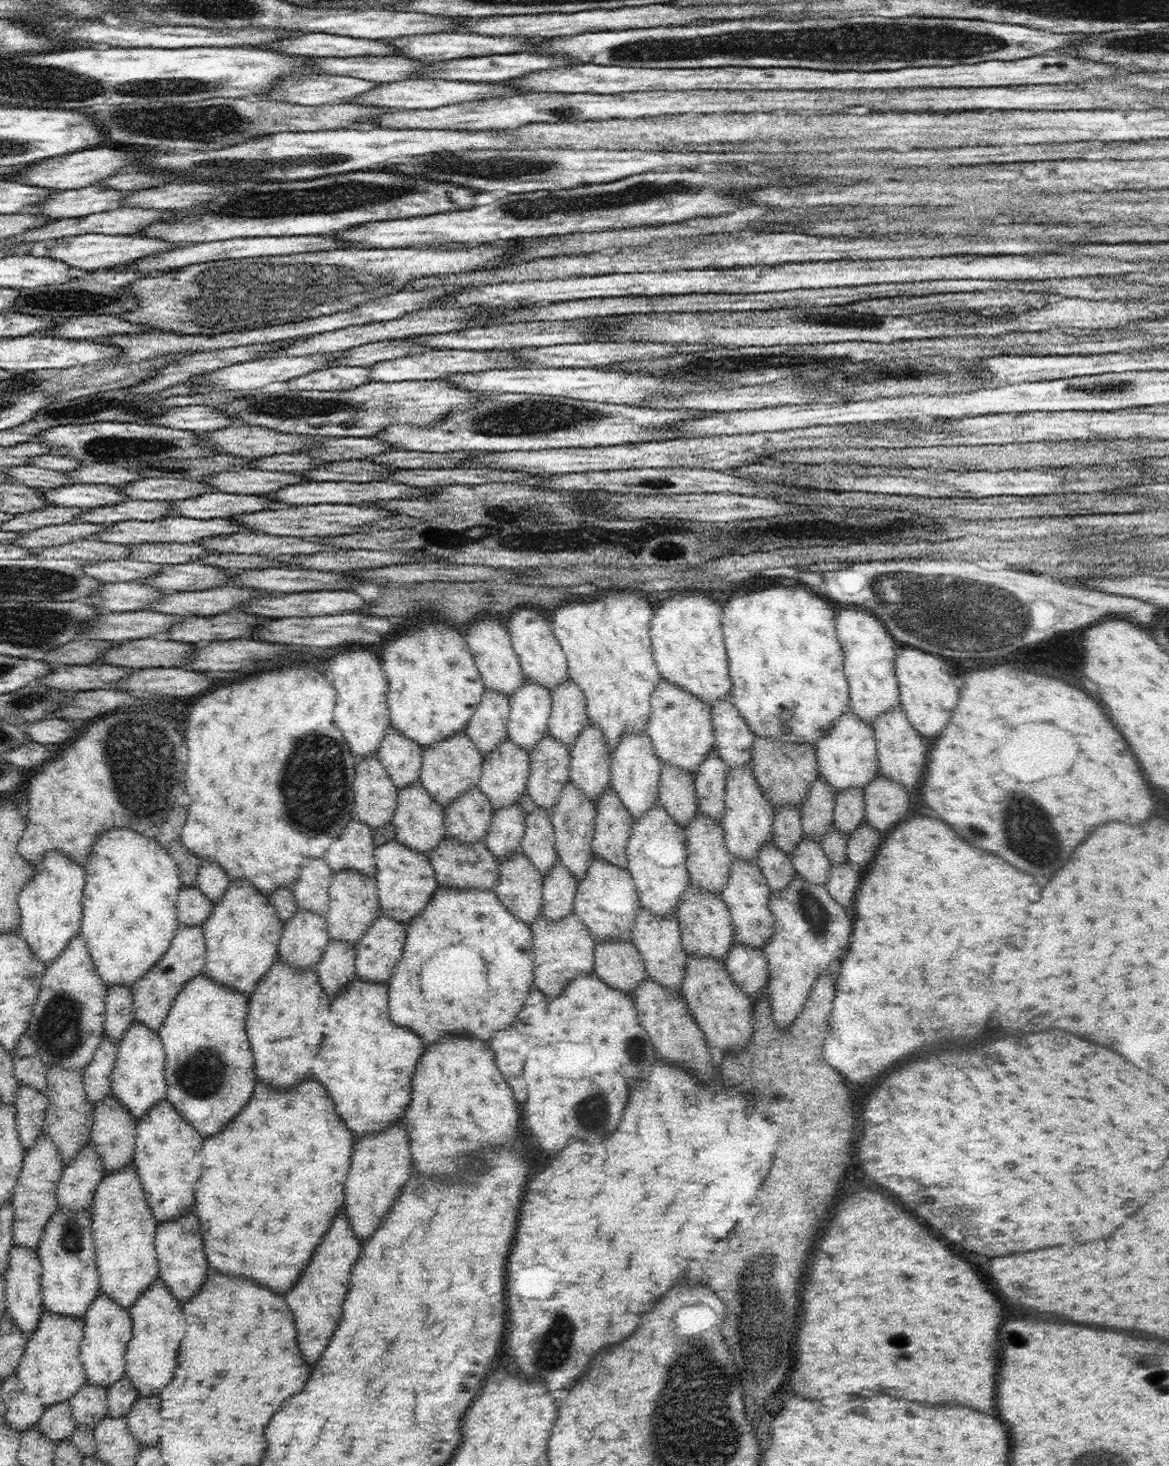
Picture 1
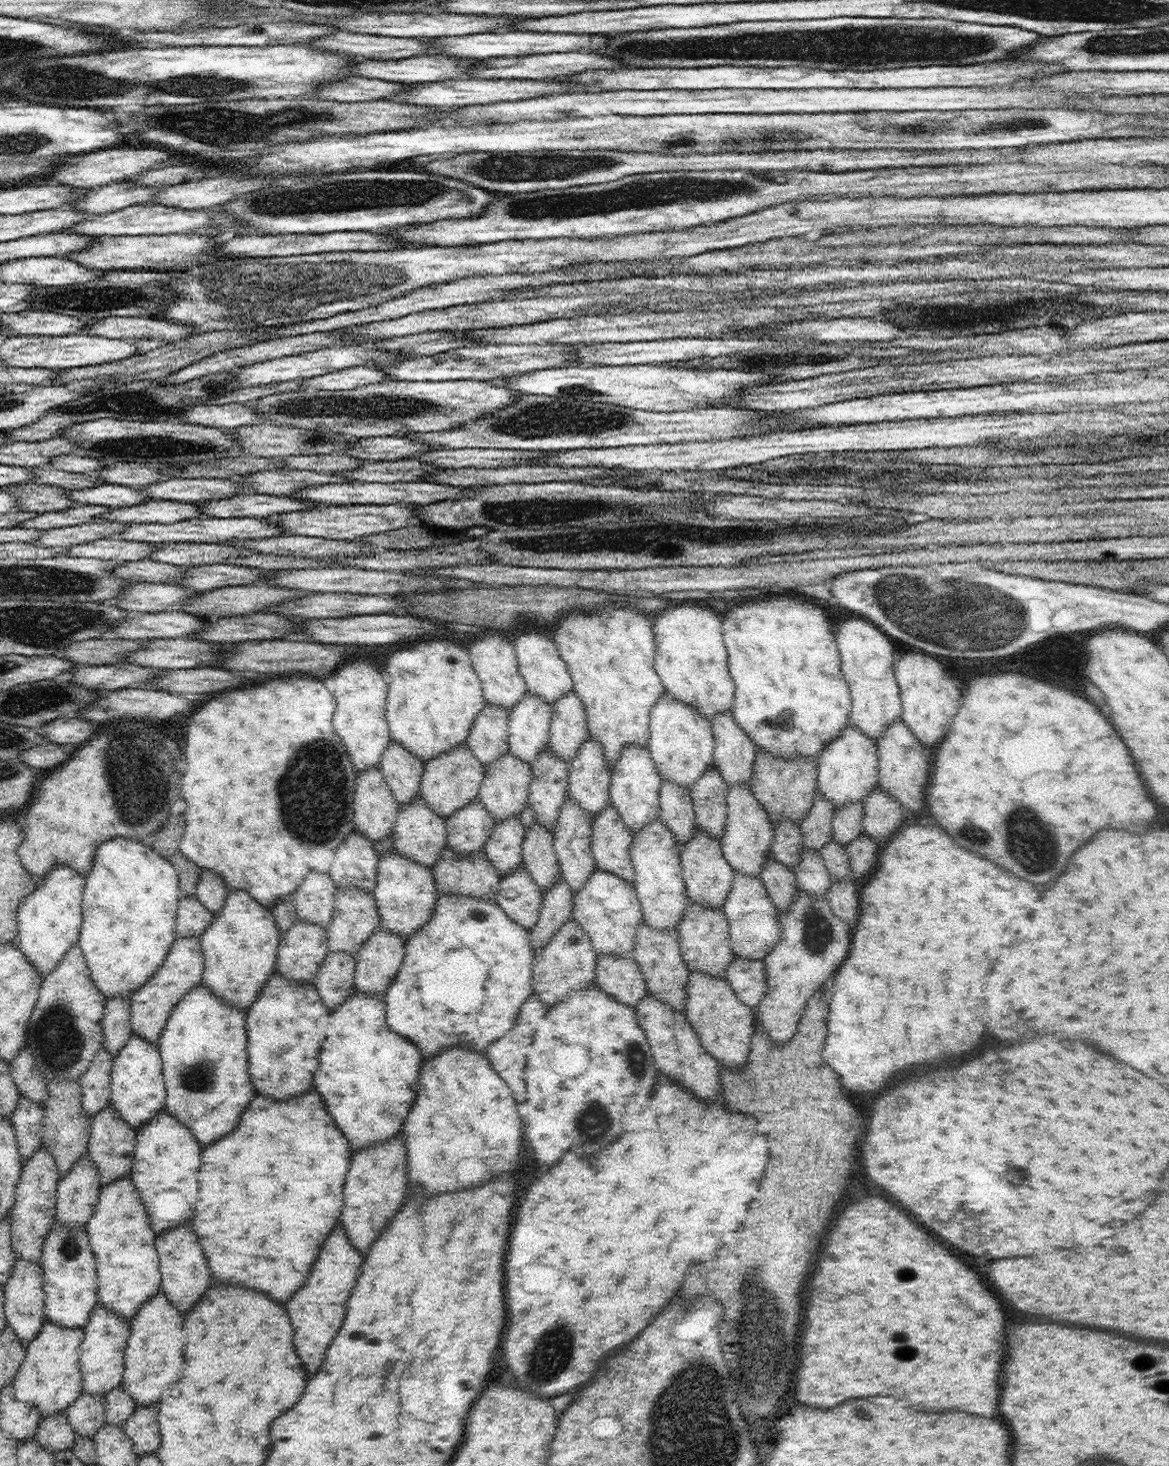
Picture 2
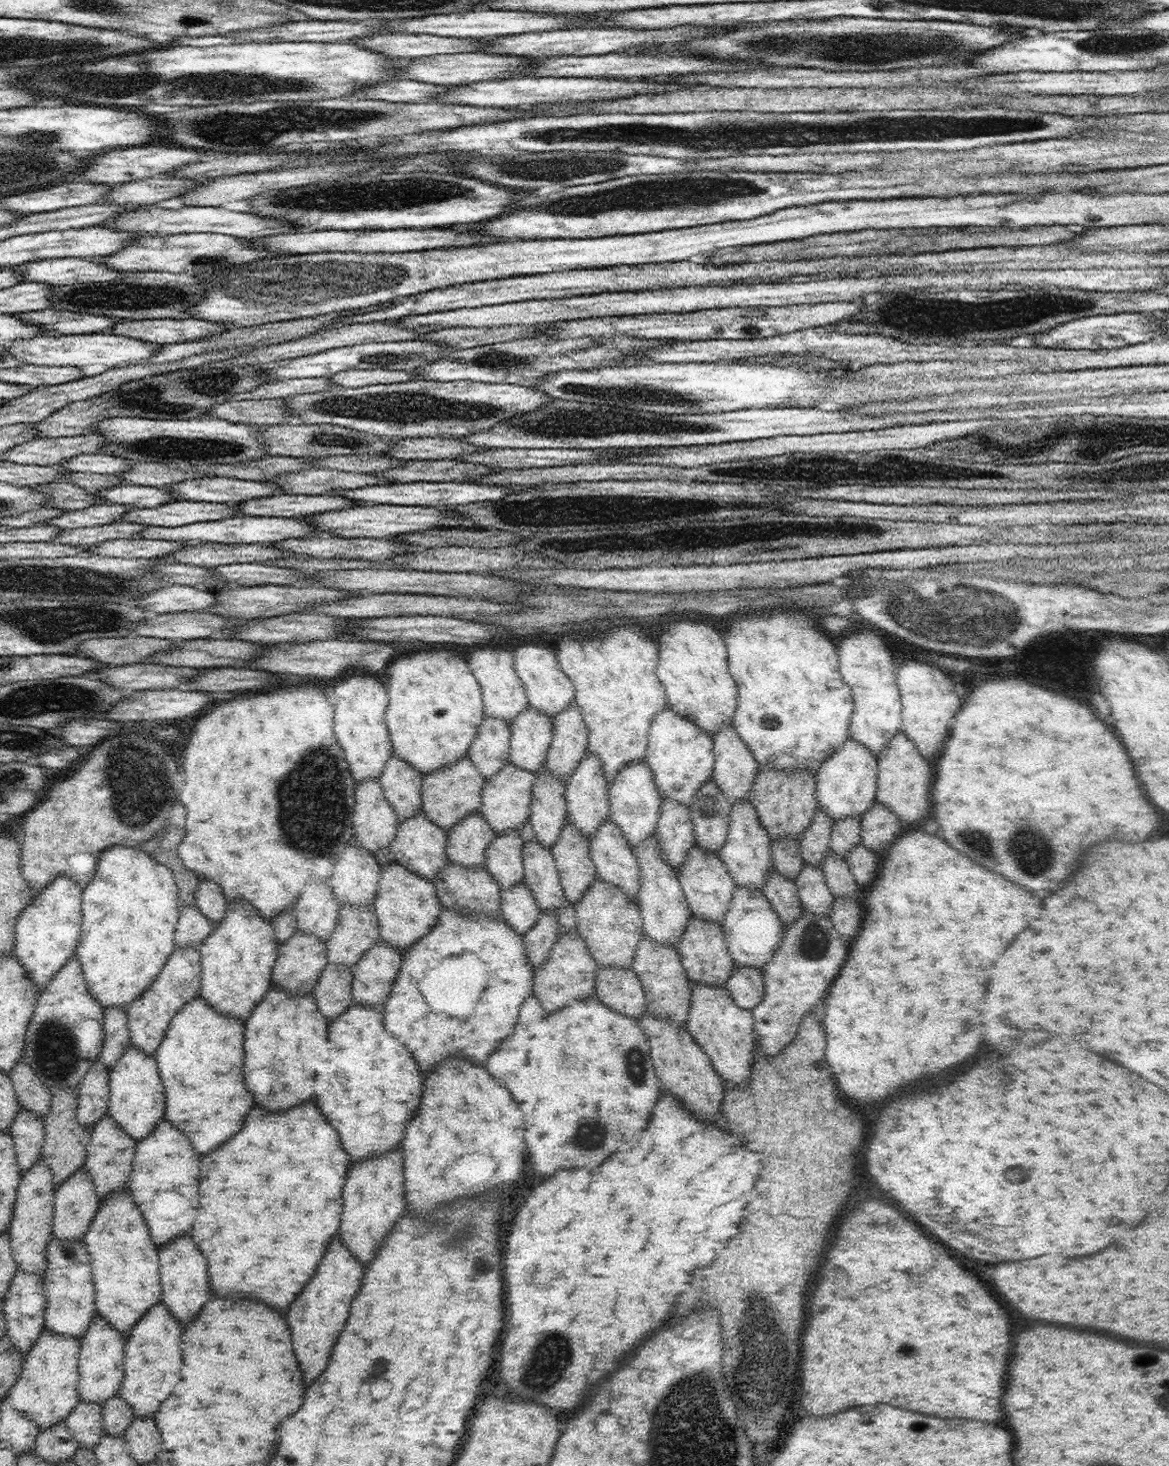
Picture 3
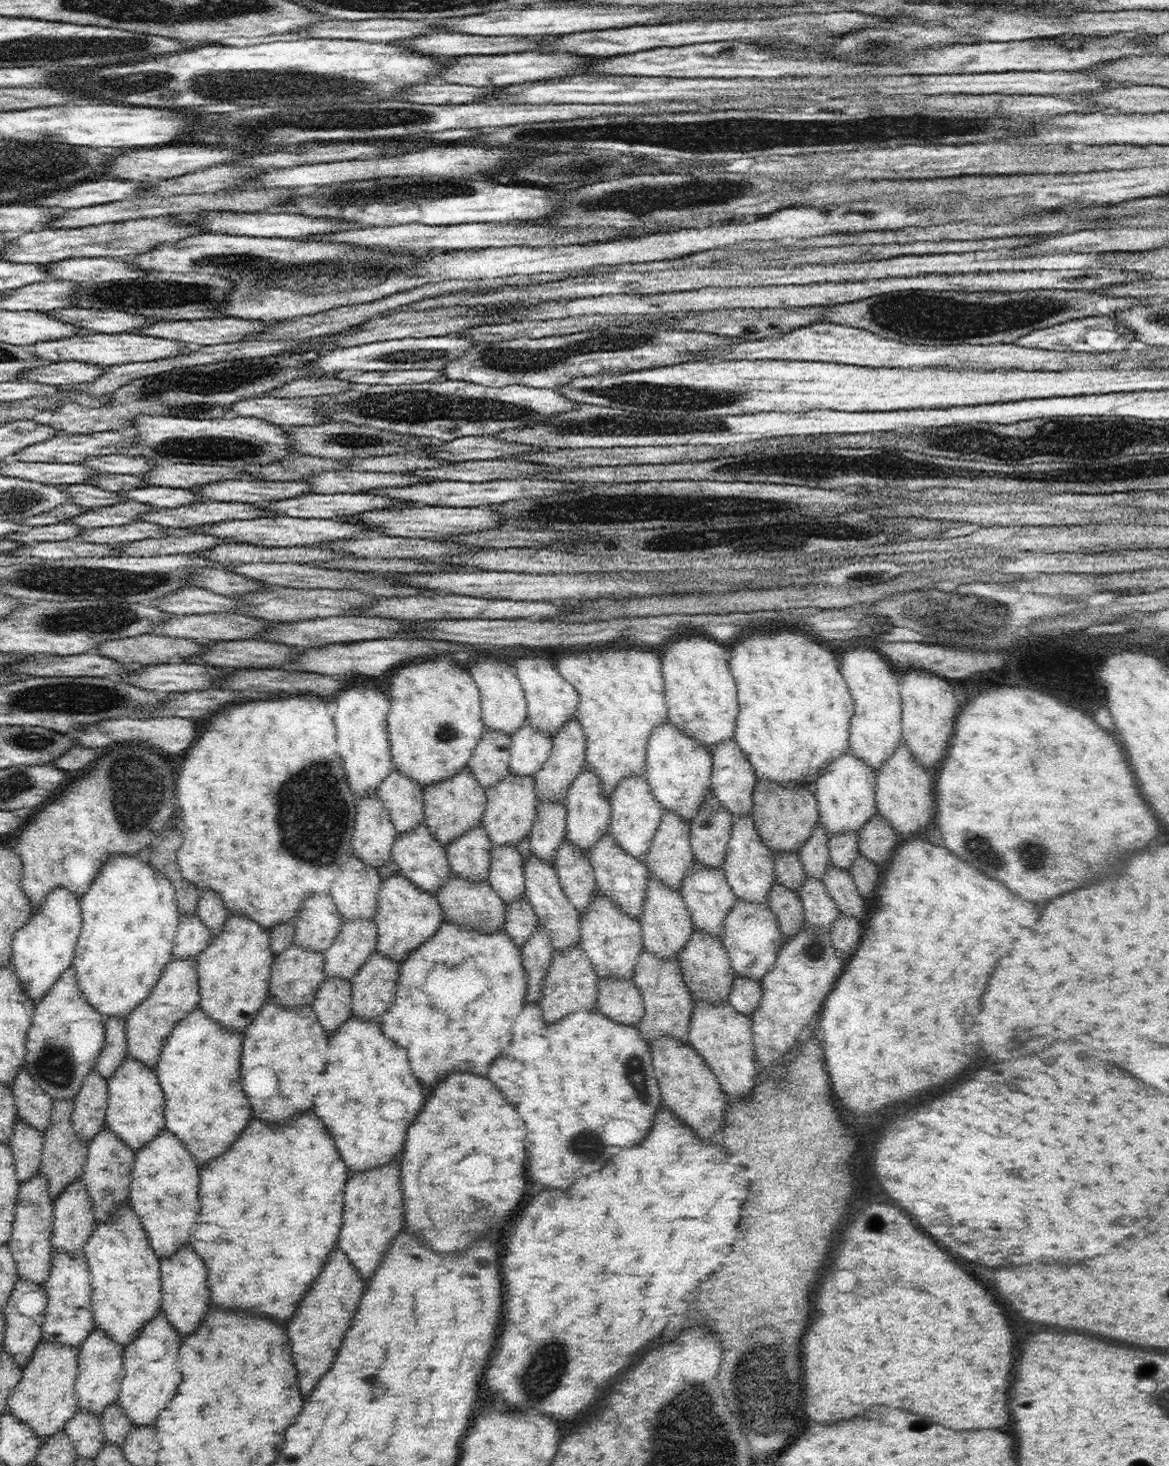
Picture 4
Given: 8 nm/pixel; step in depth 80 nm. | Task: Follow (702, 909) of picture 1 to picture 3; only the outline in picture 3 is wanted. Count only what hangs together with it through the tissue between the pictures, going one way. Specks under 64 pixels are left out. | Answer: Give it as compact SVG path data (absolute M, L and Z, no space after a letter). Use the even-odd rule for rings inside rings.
M691 915L685 933L681 936L676 947L692 985L706 983L715 987L725 987L736 966L733 956L729 953L725 938L722 922L713 923Z

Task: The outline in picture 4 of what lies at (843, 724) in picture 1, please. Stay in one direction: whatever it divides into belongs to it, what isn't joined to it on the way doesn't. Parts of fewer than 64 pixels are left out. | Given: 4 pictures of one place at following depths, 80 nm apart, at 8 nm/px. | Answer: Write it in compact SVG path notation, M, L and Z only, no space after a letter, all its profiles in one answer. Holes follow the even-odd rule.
M850 748L845 750L842 756L830 763L824 772L815 778L811 784L812 794L817 798L817 809L819 810L819 822L822 823L830 835L840 831L859 831L877 813L875 801L875 788L877 785L877 772L859 759Z

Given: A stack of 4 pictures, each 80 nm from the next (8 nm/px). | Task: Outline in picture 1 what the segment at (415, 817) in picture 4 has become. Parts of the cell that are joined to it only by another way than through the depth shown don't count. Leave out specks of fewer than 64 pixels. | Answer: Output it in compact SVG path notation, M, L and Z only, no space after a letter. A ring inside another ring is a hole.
M392 724L386 729L377 755L385 766L390 780L397 792L406 790L408 785L419 780L421 773L423 748L416 741L405 737Z

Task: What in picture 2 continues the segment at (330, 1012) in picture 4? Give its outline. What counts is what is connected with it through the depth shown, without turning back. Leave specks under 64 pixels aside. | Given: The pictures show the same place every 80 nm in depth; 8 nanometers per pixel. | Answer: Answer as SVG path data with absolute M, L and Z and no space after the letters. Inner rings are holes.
M328 953L314 977L322 1003L330 1010L354 993L355 958L348 953Z

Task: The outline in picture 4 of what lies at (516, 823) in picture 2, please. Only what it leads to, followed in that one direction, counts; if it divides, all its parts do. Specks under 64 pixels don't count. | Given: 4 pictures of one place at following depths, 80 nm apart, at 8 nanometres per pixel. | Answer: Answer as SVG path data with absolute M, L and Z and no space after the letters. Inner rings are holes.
M500 845L491 850L491 863L487 881L510 904L519 901L525 894L523 860L516 845Z

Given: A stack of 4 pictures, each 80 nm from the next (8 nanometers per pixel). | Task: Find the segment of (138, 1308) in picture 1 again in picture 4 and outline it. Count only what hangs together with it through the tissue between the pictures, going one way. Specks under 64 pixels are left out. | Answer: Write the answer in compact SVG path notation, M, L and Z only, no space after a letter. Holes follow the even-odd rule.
M158 1314L154 1320L146 1322L140 1334L130 1341L124 1349L123 1369L125 1375L120 1383L117 1403L124 1409L133 1425L154 1424L158 1414L166 1408L170 1398L174 1398L182 1374L176 1370L178 1348L180 1348L178 1330L166 1320L164 1314Z

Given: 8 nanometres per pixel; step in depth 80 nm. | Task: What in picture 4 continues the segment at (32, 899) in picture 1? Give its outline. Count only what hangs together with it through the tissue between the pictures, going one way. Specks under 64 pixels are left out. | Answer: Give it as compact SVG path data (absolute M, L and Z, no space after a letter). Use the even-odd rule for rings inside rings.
M58 887L51 890L42 903L37 909L34 908L33 913L30 915L29 921L23 924L14 933L12 939L12 960L9 966L16 971L16 974L20 977L21 983L26 989L28 998L32 1002L40 1002L42 998L46 996L46 993L51 989L51 986L61 977L61 974L68 967L71 966L75 946L79 934L81 933L82 924L82 911L79 898L72 894L66 887Z

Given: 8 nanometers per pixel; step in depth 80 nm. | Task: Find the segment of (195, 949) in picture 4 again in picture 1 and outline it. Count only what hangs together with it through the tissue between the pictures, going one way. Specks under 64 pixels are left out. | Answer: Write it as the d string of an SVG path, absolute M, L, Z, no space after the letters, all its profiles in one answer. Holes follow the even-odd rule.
M196 886L182 887L177 898L178 922L182 926L204 924L213 911L213 902Z

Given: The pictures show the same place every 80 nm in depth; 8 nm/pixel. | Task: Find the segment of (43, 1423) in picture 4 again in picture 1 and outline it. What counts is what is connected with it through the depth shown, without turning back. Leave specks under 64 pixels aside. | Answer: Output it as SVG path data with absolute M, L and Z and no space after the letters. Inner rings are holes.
M48 1309L41 1312L38 1326L27 1341L27 1350L16 1375L22 1381L22 1390L38 1397L45 1408L68 1401L87 1382L79 1349L84 1329L85 1322L82 1319L62 1316Z

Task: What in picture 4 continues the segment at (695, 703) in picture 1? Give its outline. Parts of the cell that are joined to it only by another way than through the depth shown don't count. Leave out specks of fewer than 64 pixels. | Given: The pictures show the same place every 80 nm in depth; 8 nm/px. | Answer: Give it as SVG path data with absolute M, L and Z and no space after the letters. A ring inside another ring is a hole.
M666 720L652 729L647 742L643 775L649 782L652 795L665 808L680 815L688 824L696 816L705 795L710 792L713 756L706 745Z

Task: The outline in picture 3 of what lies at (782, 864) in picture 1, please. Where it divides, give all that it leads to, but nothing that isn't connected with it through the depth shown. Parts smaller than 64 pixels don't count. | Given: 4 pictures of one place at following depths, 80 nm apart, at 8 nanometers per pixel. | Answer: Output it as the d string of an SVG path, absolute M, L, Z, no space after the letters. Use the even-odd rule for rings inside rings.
M772 868L761 890L784 926L798 920L802 906L795 881Z

